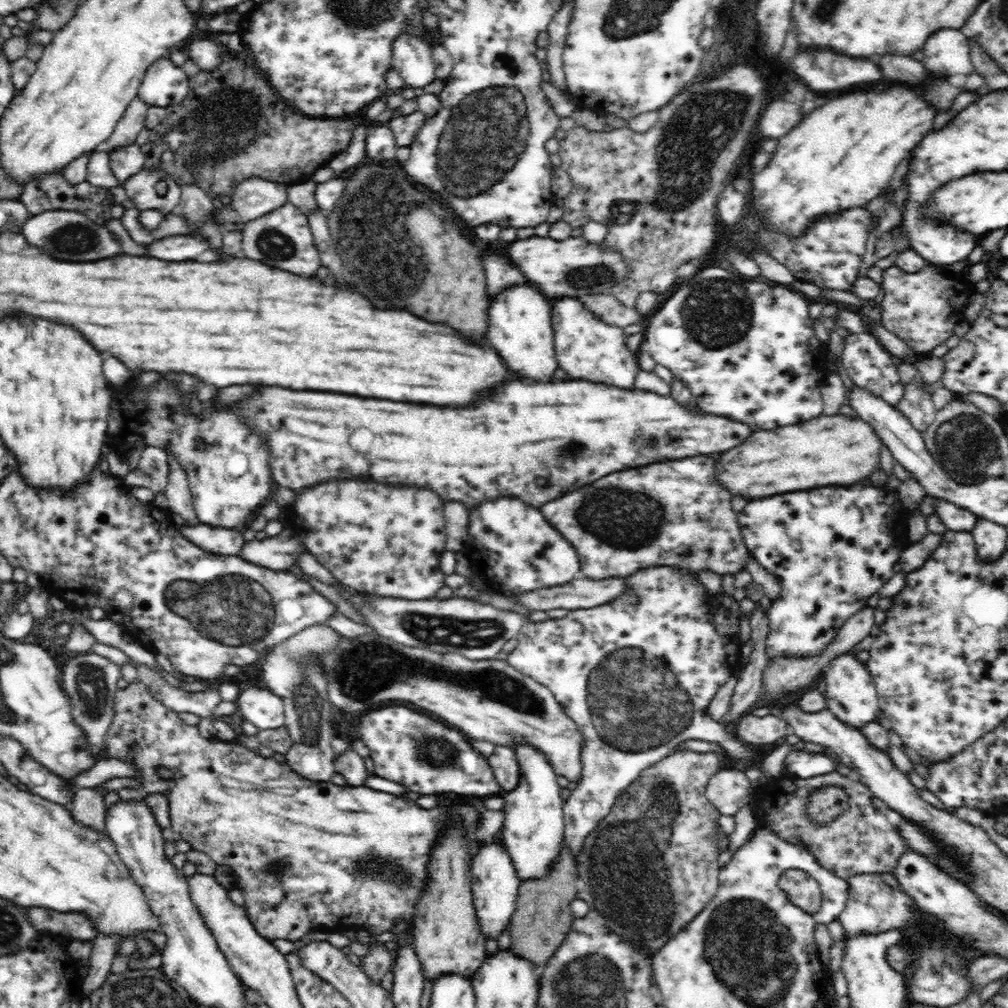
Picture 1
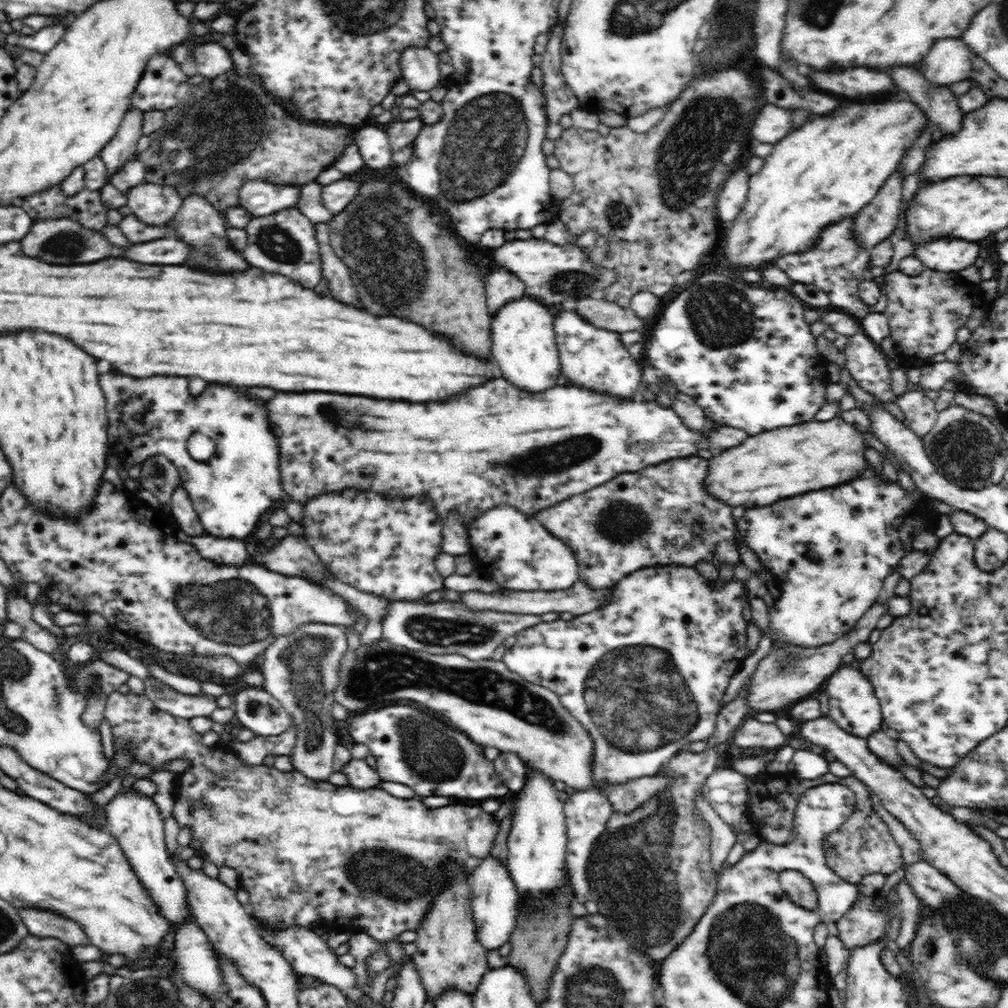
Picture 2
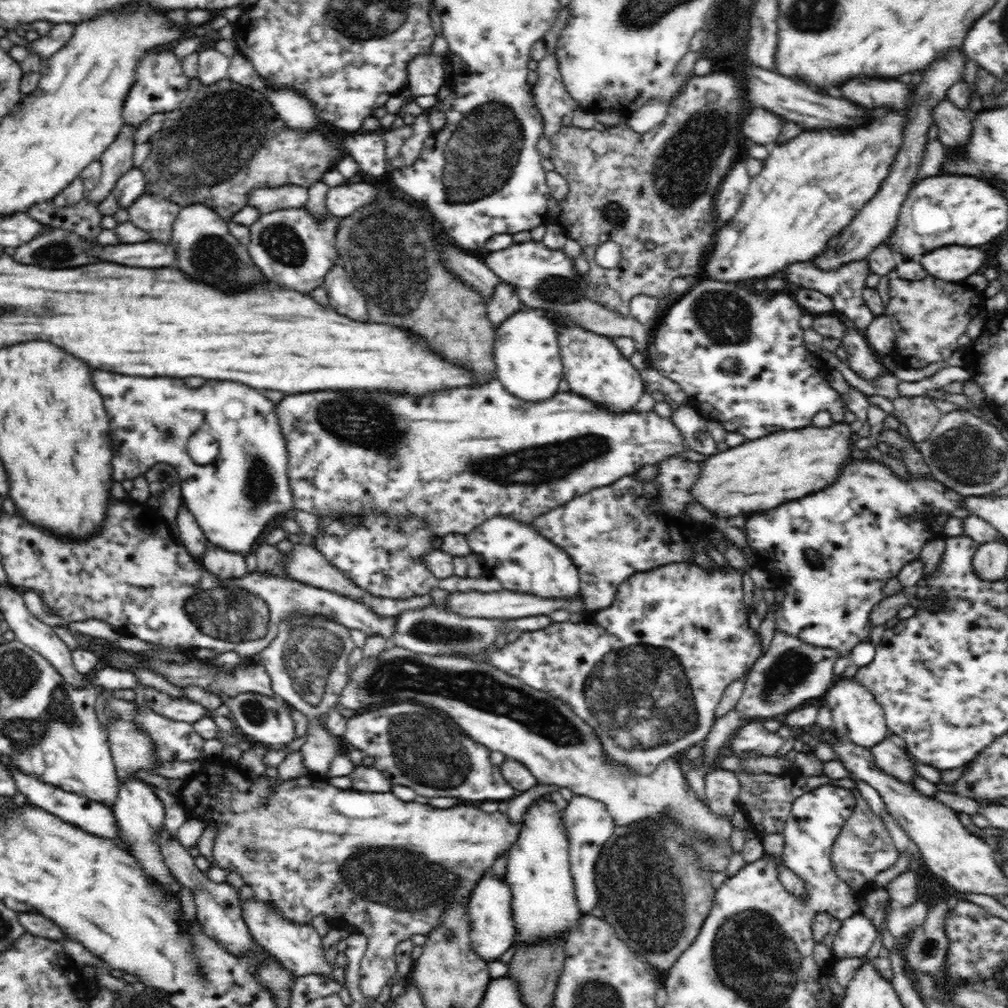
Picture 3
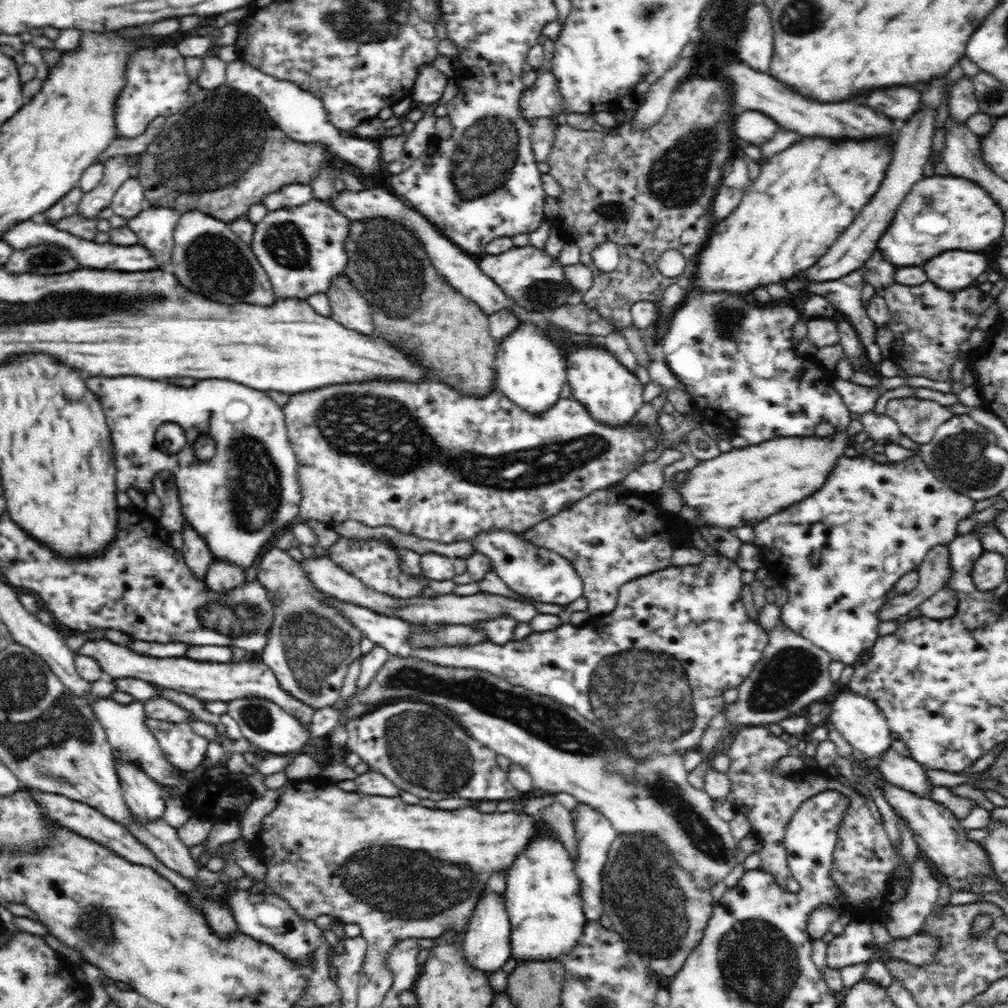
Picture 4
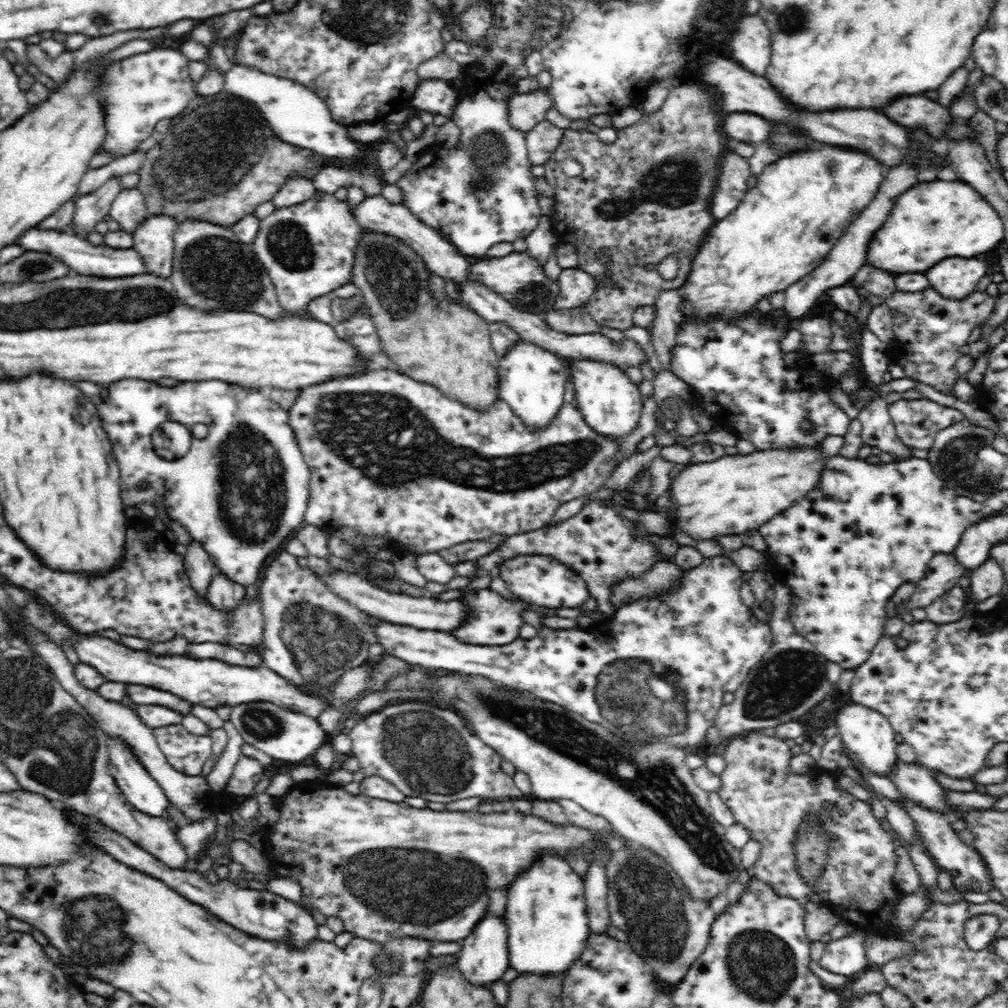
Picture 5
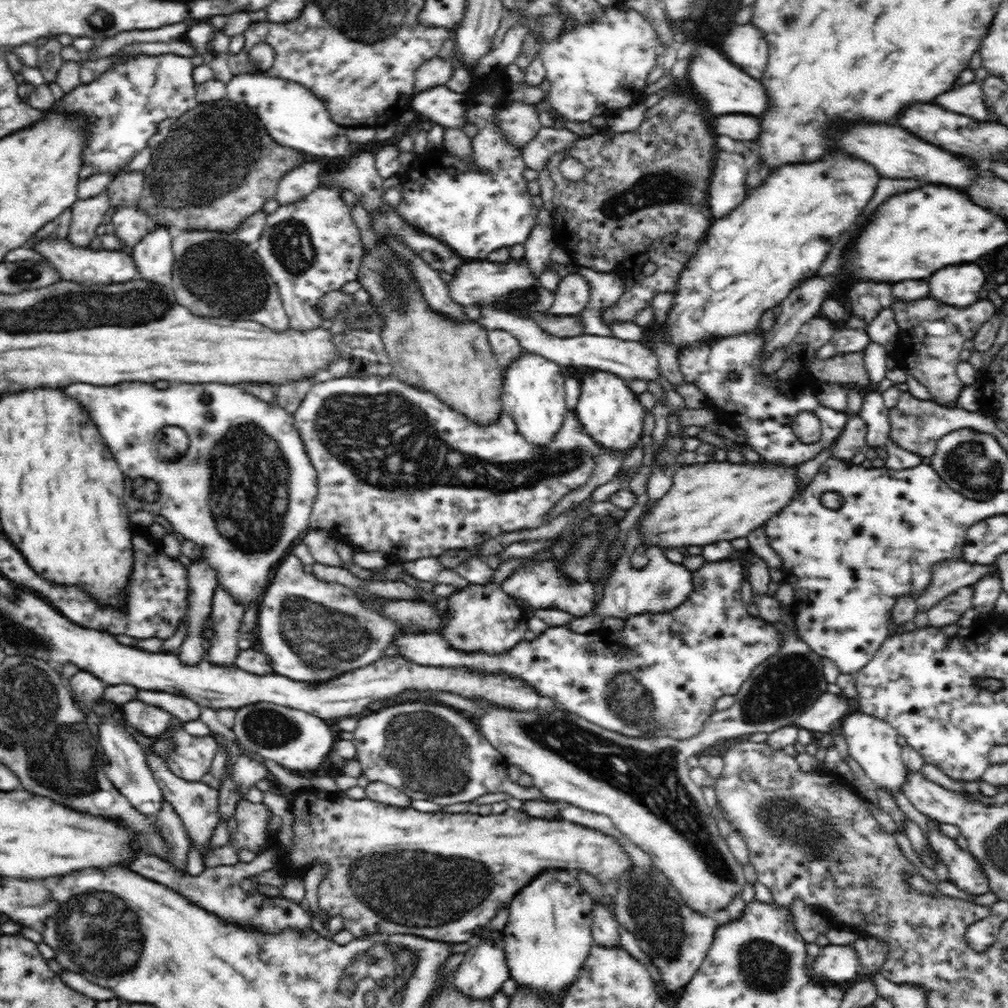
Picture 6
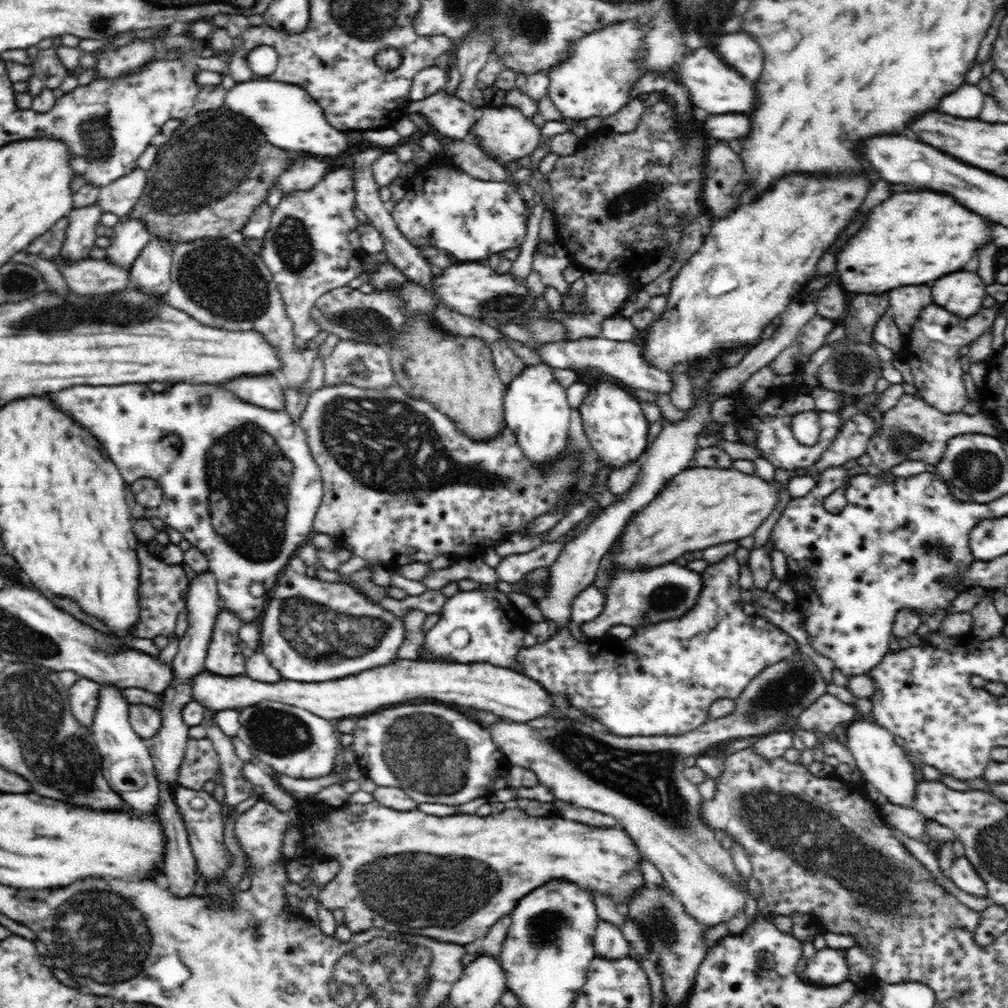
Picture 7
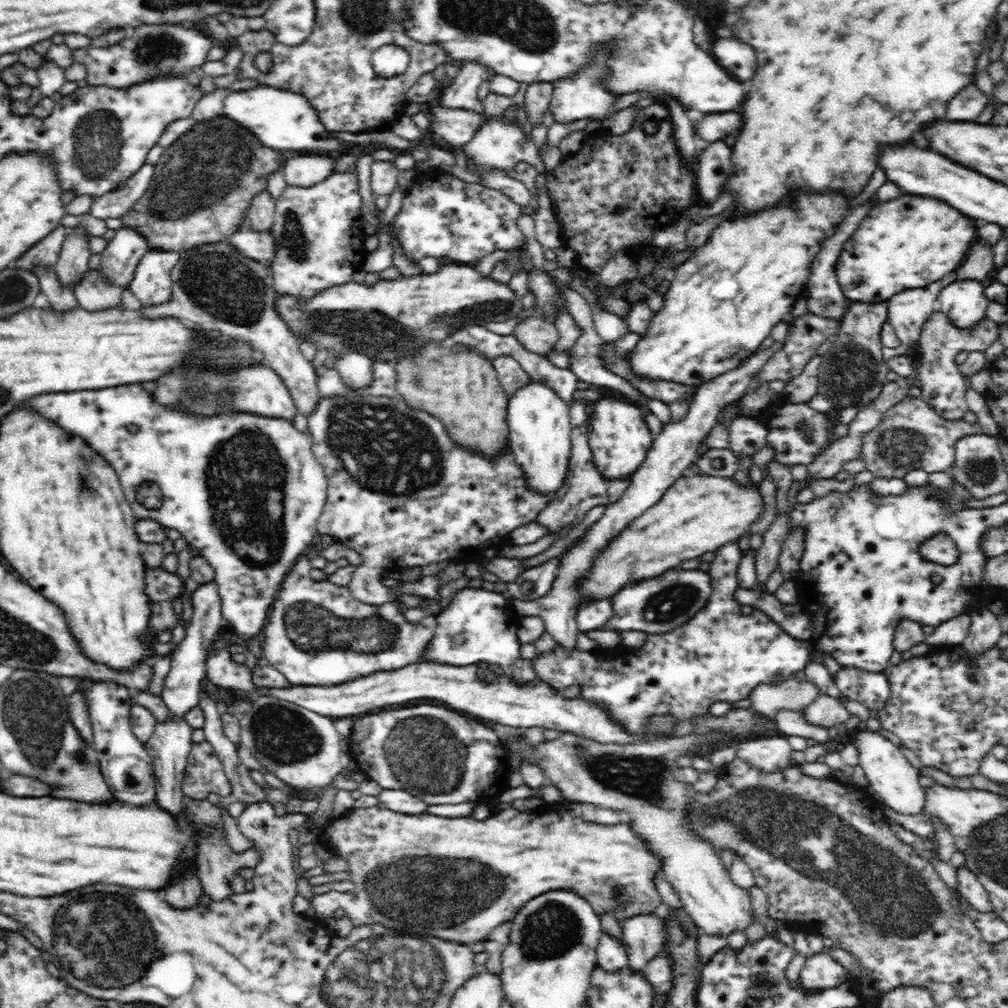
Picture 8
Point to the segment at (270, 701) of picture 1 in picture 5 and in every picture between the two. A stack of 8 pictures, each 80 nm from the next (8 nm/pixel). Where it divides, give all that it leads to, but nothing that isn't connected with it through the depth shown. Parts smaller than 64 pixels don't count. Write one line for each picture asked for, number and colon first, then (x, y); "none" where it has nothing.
2: (255, 709)
3: (261, 719)
4: (268, 727)
5: (289, 738)

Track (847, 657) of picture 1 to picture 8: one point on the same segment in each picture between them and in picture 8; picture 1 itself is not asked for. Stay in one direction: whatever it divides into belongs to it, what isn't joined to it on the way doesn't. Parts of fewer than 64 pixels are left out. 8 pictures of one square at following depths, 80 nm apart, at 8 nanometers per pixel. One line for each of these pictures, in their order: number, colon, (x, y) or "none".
2: (854, 707)
3: (857, 717)
4: (863, 725)
5: (866, 733)
6: (872, 743)
7: (884, 765)
8: (893, 780)

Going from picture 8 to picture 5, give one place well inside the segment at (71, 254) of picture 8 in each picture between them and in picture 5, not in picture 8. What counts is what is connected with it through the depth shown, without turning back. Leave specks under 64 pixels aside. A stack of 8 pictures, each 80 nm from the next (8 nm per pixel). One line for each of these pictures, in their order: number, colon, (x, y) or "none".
5: (90, 209)
6: (87, 215)
7: (81, 236)

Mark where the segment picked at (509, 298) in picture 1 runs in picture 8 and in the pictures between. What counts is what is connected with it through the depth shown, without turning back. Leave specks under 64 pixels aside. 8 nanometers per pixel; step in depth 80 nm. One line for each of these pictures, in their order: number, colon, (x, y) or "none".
2: (523, 338)
3: (526, 349)
4: (530, 368)
5: (531, 380)
6: (532, 396)
7: (535, 407)
8: (539, 425)

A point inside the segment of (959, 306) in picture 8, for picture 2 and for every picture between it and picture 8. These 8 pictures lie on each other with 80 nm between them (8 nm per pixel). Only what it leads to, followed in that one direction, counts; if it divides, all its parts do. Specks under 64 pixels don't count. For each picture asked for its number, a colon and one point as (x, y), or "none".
2: (951, 256)
3: (953, 263)
4: (952, 270)
5: (955, 278)
6: (960, 285)
7: (961, 293)

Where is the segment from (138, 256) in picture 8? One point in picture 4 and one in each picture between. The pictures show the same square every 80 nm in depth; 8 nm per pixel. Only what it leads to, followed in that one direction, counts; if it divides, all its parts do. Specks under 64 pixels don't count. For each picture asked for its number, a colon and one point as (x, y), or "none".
4: (129, 202)
5: (129, 210)
6: (132, 225)
7: (130, 236)

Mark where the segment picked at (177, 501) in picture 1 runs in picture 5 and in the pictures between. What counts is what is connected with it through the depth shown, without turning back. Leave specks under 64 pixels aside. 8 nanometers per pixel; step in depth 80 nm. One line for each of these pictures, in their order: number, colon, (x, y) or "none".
2: (183, 515)
3: (193, 538)
4: (197, 555)
5: (199, 567)

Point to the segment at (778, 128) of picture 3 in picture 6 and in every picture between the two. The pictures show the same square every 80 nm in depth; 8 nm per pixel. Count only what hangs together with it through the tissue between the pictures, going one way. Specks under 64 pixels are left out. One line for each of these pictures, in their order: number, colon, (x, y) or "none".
4: (753, 126)
5: (747, 127)
6: (738, 126)

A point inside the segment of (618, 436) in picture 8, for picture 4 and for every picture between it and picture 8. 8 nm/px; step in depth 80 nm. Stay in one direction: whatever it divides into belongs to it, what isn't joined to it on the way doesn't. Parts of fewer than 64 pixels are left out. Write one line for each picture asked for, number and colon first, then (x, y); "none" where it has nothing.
4: (612, 395)
5: (611, 404)
6: (610, 412)
7: (613, 420)

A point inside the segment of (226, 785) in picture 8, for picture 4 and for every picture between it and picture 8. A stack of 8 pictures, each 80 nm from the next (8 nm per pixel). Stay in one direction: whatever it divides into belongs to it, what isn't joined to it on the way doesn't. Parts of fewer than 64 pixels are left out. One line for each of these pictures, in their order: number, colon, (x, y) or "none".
4: (185, 749)
5: (187, 753)
6: (190, 759)
7: (201, 762)

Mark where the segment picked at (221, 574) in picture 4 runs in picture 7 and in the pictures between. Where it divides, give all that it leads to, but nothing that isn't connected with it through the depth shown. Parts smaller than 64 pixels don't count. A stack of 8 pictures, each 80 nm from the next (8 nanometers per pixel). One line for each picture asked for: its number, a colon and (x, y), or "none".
5: (223, 594)
6: (227, 613)
7: (224, 657)

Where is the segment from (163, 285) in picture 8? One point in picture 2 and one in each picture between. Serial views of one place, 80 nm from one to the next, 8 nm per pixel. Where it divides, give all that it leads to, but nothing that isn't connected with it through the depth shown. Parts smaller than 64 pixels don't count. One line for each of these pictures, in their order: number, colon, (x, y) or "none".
2: (154, 205)
3: (155, 216)
4: (154, 227)
5: (153, 240)
6: (154, 258)
7: (151, 273)

